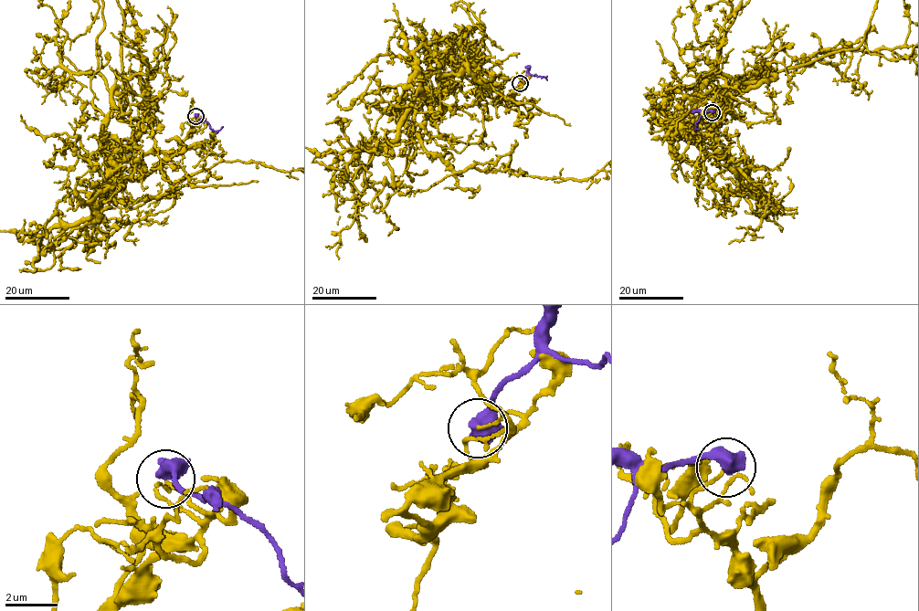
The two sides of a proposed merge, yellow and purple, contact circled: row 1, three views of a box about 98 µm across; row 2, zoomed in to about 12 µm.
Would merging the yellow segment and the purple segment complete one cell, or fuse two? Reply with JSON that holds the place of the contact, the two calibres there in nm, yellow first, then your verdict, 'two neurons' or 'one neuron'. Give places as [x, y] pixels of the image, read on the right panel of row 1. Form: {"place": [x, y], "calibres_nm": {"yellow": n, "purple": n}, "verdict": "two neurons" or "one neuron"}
{"place": [712, 112], "calibres_nm": {"yellow": 100, "purple": 700}, "verdict": "two neurons"}

